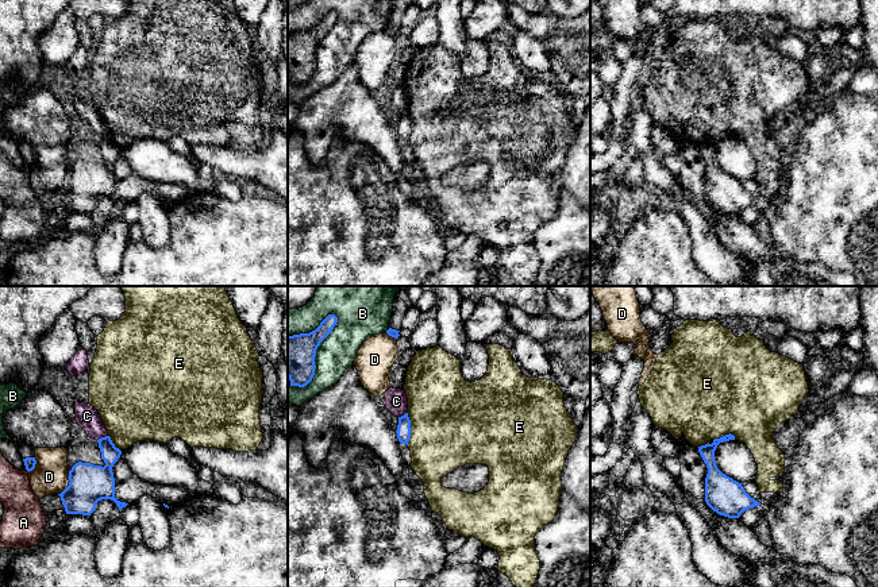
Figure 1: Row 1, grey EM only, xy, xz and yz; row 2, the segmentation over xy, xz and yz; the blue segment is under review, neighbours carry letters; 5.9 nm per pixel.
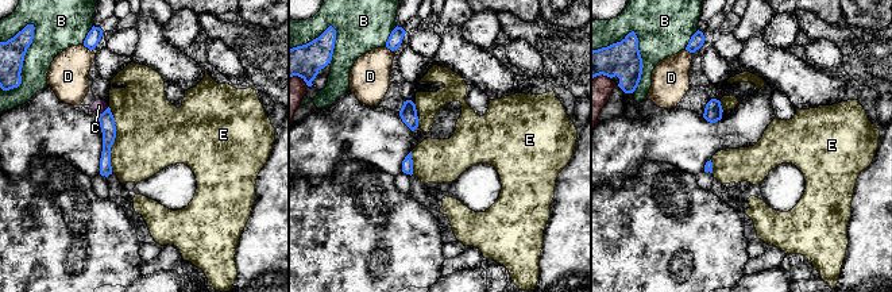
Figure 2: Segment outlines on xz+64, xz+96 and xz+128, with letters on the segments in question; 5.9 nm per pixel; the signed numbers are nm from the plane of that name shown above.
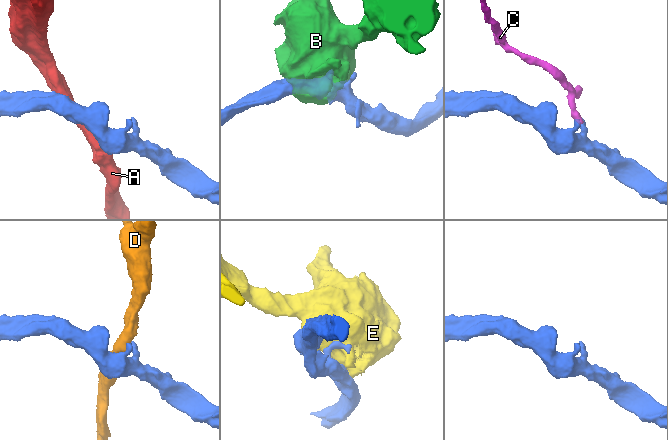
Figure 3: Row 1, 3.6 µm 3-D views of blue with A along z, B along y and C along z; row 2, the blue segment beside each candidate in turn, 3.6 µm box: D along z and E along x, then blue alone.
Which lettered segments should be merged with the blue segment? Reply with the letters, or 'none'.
none

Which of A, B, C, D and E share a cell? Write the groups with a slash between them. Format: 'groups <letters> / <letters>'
groups A / B / C / D / E

